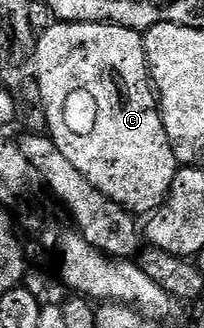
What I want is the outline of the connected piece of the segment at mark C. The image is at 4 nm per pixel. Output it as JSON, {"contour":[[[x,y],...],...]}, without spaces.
{"contour":[[[65,21],[50,25],[47,30],[38,34],[35,43],[35,81],[37,86],[39,85],[39,97],[43,100],[41,112],[45,118],[46,132],[61,151],[61,155],[65,155],[65,159],[69,159],[69,163],[73,163],[73,167],[77,167],[77,171],[81,171],[81,175],[85,175],[85,179],[89,179],[89,183],[97,187],[97,191],[109,195],[113,203],[117,203],[132,215],[140,215],[139,213],[150,215],[161,208],[163,201],[171,194],[173,179],[179,174],[181,168],[179,161],[175,158],[175,148],[169,143],[169,135],[165,135],[165,127],[159,114],[159,99],[155,86],[151,83],[151,72],[147,69],[143,39],[144,34],[138,29],[104,25],[98,21]]]}

